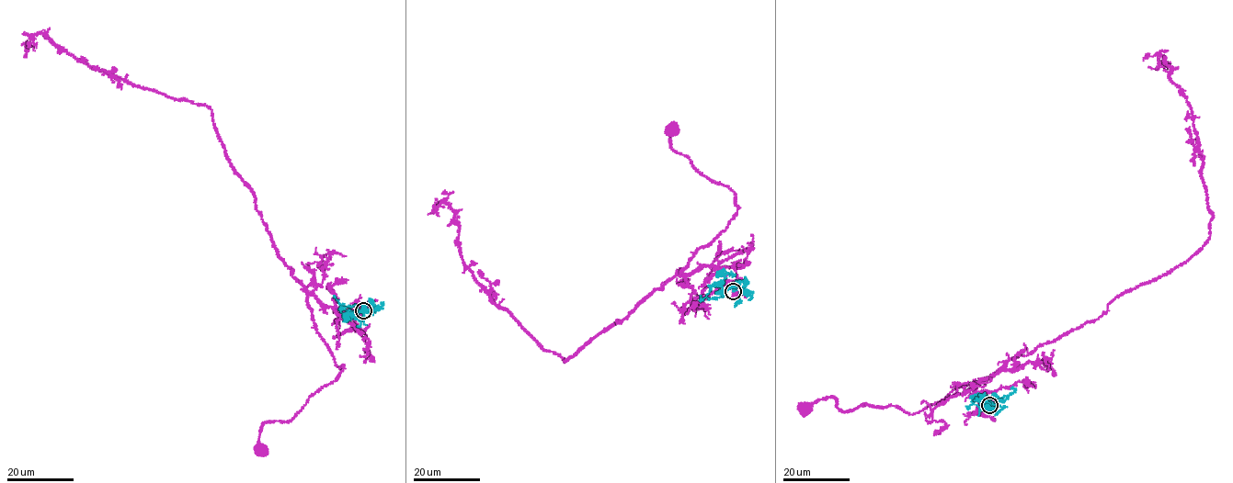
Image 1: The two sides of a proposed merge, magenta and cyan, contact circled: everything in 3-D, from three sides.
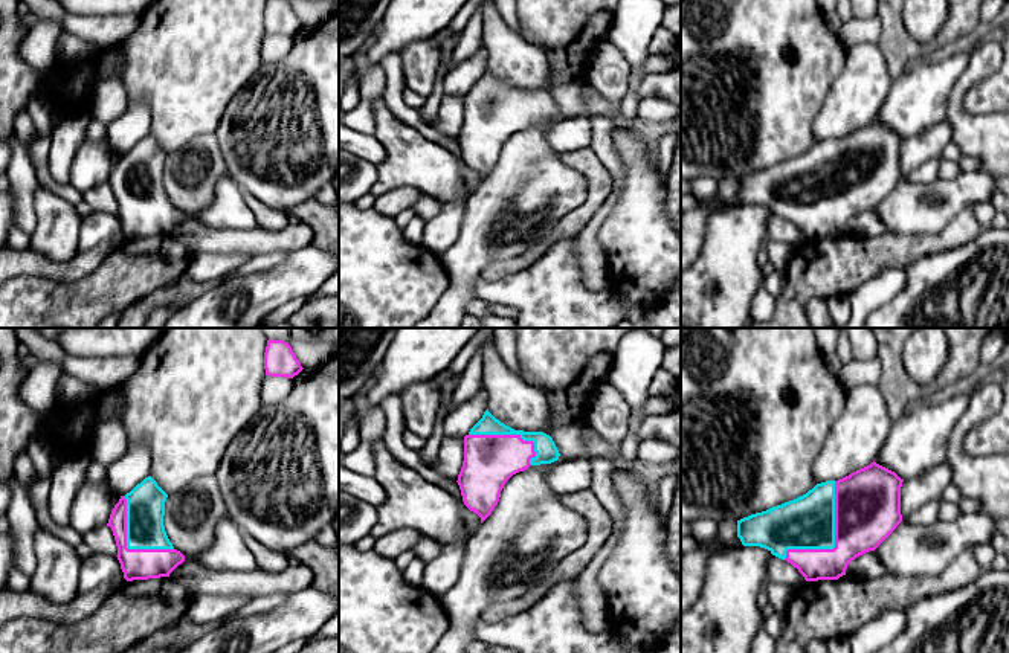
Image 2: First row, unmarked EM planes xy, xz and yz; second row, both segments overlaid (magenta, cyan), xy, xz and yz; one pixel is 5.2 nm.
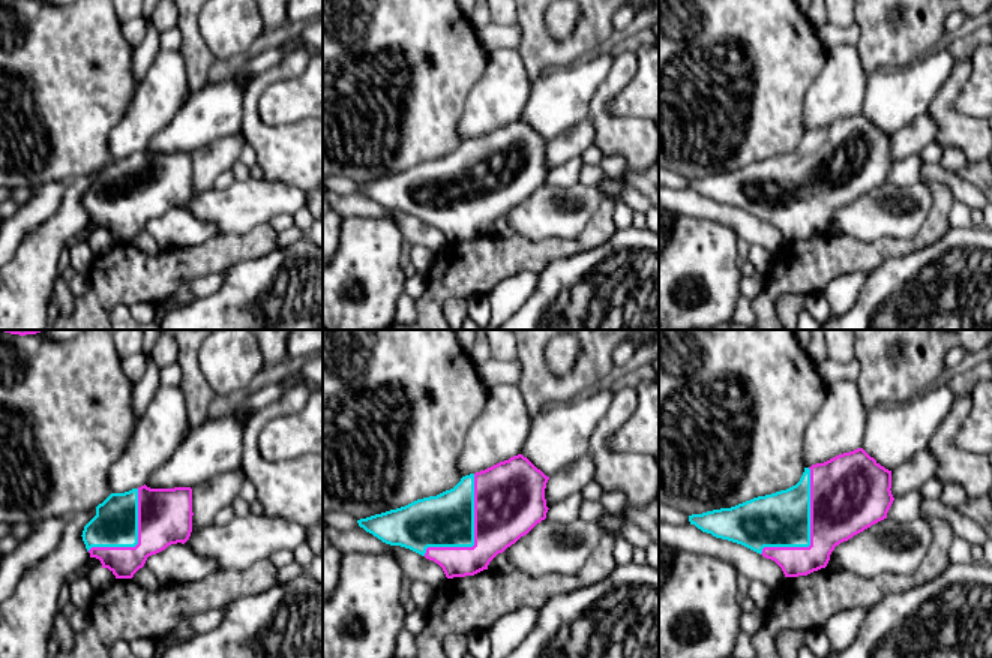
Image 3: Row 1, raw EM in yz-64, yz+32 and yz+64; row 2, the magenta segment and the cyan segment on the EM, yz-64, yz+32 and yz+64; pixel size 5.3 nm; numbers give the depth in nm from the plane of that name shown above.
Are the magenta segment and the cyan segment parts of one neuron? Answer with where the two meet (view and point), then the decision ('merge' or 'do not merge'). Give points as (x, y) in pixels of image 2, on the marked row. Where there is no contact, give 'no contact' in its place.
meets magenta in yz at (835, 542); do not merge

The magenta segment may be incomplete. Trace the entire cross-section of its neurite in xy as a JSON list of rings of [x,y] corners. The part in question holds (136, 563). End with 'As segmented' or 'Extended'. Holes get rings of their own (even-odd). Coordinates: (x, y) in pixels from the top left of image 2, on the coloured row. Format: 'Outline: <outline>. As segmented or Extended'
Outline: [[[121,496],[114,505],[107,526],[111,528],[118,560],[127,581],[169,577],[185,561],[177,549],[128,549],[127,548],[127,499]]]. As segmented

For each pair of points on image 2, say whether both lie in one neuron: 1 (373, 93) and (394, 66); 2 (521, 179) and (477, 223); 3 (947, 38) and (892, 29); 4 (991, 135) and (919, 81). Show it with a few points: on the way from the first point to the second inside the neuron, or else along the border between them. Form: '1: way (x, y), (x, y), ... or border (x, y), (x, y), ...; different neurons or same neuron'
1: border (377, 63), (383, 72), (383, 96); different neurons
2: way (510, 189), (487, 212); same neuron
3: way (933, 45), (930, 48), (910, 48), (905, 43); same neuron
4: border (963, 70), (951, 89), (944, 118); different neurons

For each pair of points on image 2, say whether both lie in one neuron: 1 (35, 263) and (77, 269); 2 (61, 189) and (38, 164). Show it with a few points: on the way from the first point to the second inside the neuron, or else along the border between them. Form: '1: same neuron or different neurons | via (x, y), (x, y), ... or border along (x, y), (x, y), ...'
1: same neuron | via (46, 267), (66, 269)
2: same neuron | via (54, 185), (41, 171)

